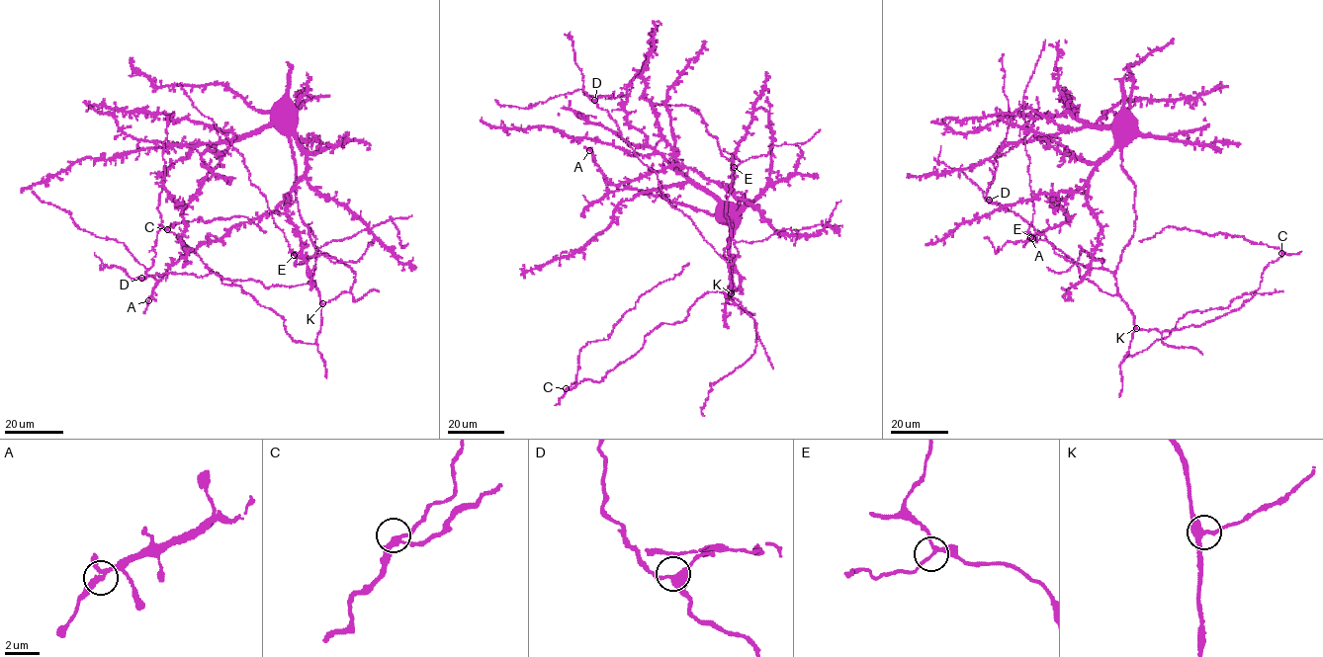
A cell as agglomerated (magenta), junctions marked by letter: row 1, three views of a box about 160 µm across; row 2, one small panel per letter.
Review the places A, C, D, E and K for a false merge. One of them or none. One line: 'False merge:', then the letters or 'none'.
False merge: none

